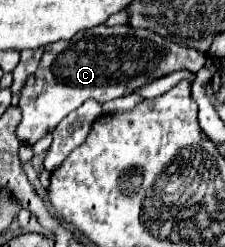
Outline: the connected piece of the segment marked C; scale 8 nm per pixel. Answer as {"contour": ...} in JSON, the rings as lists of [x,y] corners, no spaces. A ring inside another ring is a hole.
{"contour":[[[96,26],[82,30],[70,42],[54,42],[46,46],[38,70],[28,76],[28,82],[20,96],[22,120],[18,124],[18,138],[34,144],[48,132],[52,132],[62,118],[80,108],[88,98],[104,104],[118,96],[132,94],[136,88],[158,80],[176,70],[198,72],[206,64],[208,56],[194,48],[172,48],[172,44],[160,34],[132,26]]]}

